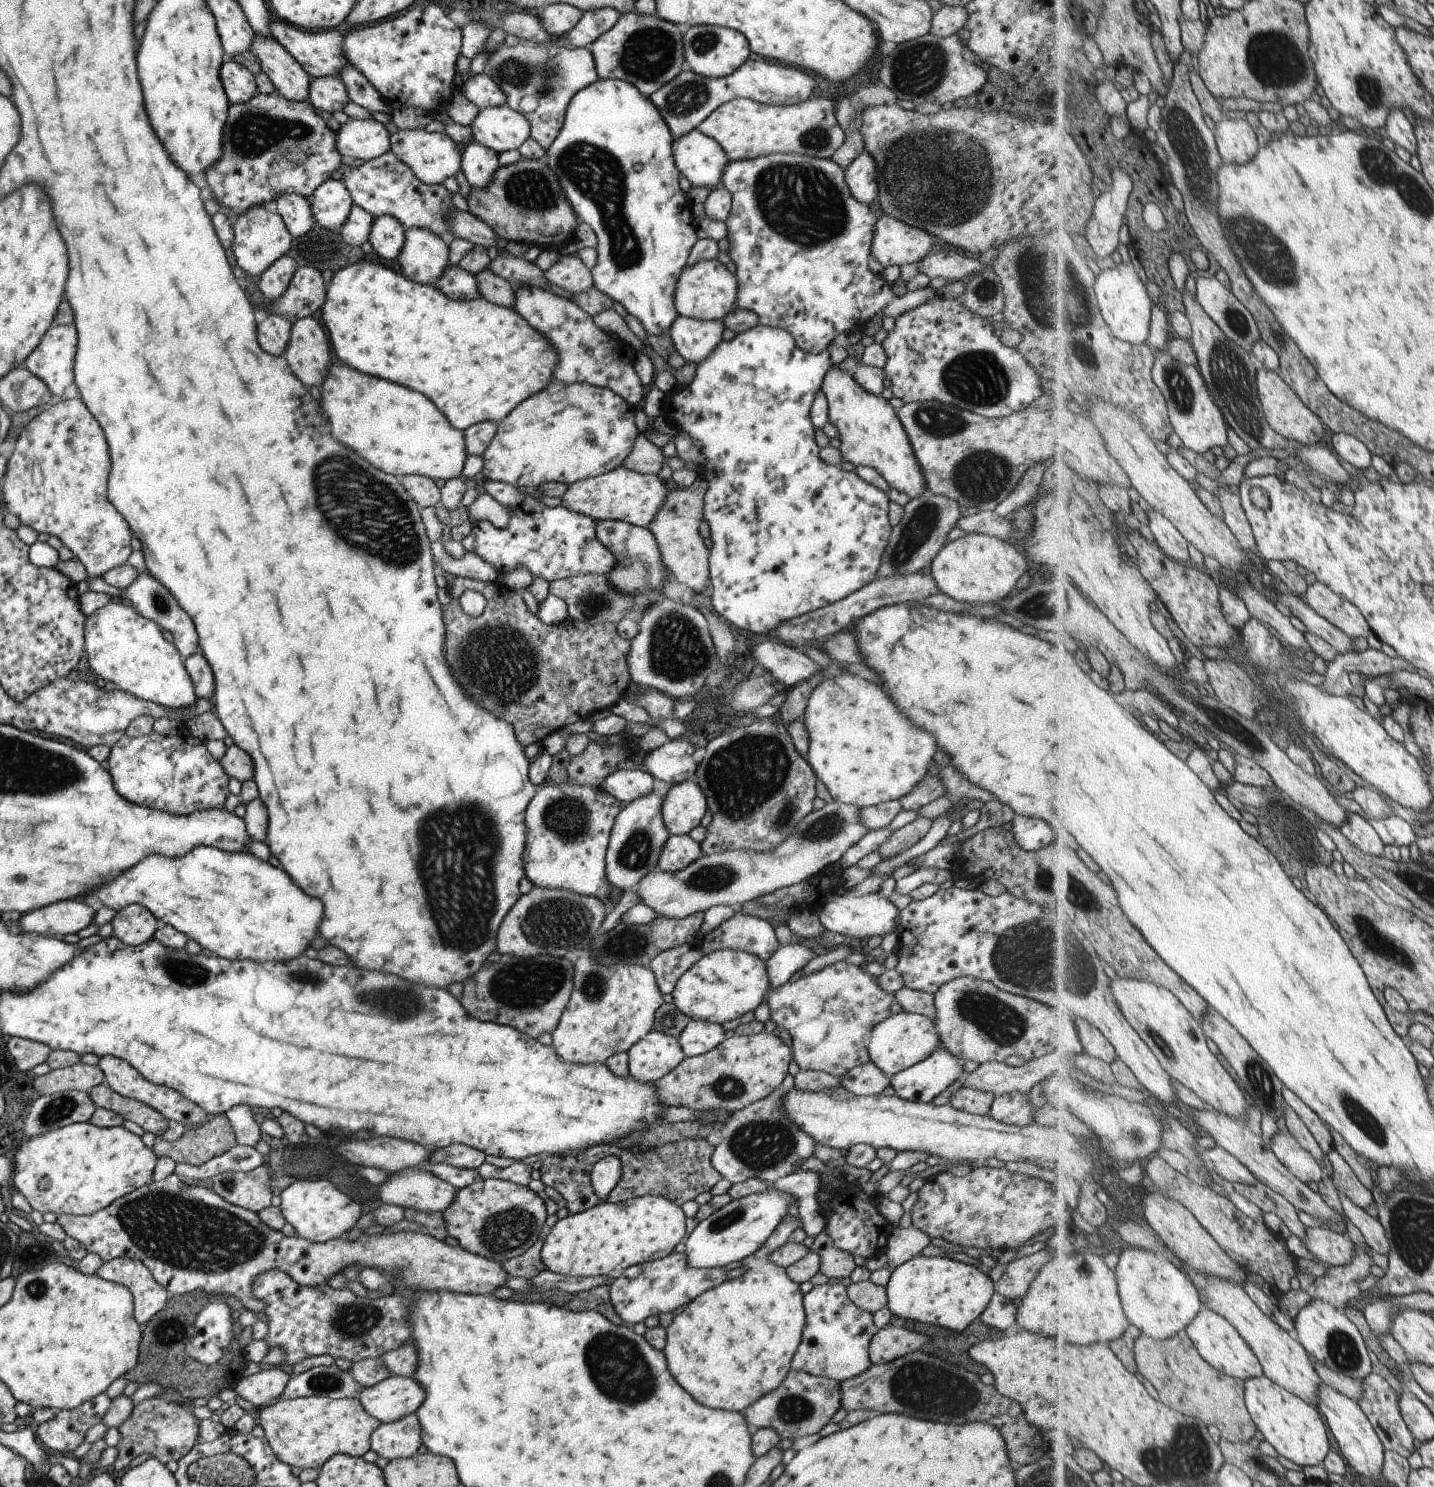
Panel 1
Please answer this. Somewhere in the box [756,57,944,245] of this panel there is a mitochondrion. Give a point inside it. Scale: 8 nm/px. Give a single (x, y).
(817, 138)

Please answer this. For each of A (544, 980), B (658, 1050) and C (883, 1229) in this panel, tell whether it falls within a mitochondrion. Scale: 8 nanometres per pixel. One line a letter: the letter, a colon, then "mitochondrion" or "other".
A: mitochondrion
B: other
C: other

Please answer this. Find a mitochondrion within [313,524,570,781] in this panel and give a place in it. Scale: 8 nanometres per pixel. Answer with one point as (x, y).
(503, 662)

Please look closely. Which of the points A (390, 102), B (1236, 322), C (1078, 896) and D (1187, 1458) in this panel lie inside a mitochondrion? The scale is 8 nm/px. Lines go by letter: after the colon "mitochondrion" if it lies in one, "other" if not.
A: other
B: mitochondrion
C: mitochondrion
D: mitochondrion

